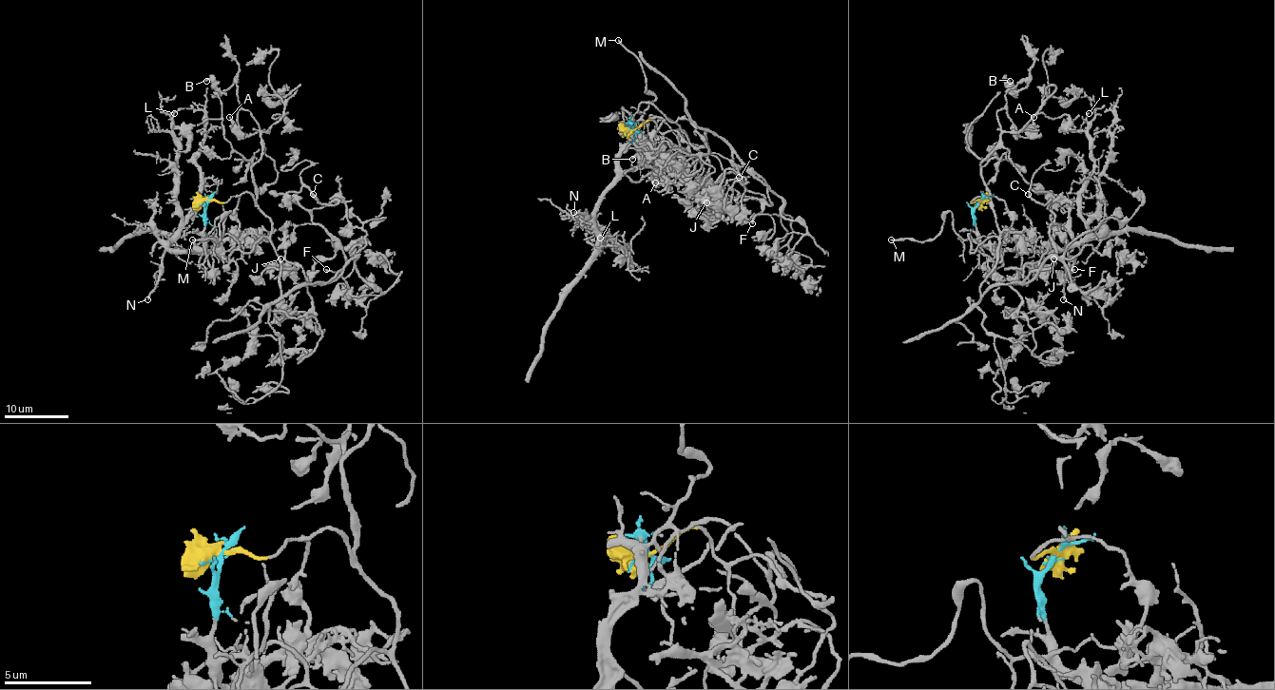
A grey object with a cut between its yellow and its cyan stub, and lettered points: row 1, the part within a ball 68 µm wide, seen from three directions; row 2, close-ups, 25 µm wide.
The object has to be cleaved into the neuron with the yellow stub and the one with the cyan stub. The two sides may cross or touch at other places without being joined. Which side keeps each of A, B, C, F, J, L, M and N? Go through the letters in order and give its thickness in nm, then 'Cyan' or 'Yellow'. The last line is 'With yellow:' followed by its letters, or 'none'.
A: Thickness 180 nm. Yellow
B: Thickness 240 nm. Yellow
C: Thickness 200 nm. Yellow
F: Thickness 200 nm. Yellow
J: Thickness 90 nm. Yellow
L: Thickness 160 nm. Cyan
M: Thickness 240 nm. Cyan
N: Thickness 180 nm. Cyan
With yellow: A, B, C, F, J

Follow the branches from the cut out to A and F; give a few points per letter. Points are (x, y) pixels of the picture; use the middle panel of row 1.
A: (628, 130), (652, 121), (662, 133), (686, 135), (694, 167), (677, 167), (656, 182)
F: (628, 130), (652, 121), (696, 148), (710, 130), (782, 200), (782, 211), (757, 214), (752, 223)

